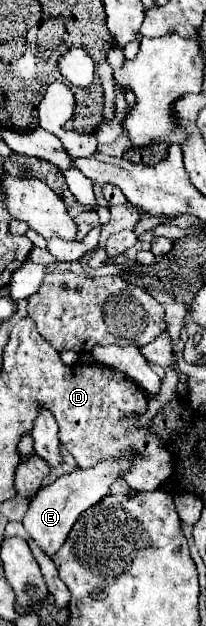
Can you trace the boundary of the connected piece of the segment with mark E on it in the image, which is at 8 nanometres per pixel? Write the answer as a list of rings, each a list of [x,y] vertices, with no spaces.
[[[102,462],[96,464],[92,468],[86,470],[74,470],[70,474],[64,474],[60,478],[56,478],[52,484],[42,486],[36,496],[30,498],[28,502],[28,510],[24,512],[22,524],[26,528],[26,532],[30,534],[30,538],[48,554],[52,556],[54,552],[60,550],[60,546],[64,544],[70,528],[74,526],[74,522],[78,520],[78,516],[88,510],[90,506],[94,506],[96,502],[100,502],[106,494],[110,484],[116,480],[116,476],[120,476],[124,470],[128,468],[128,462]]]

